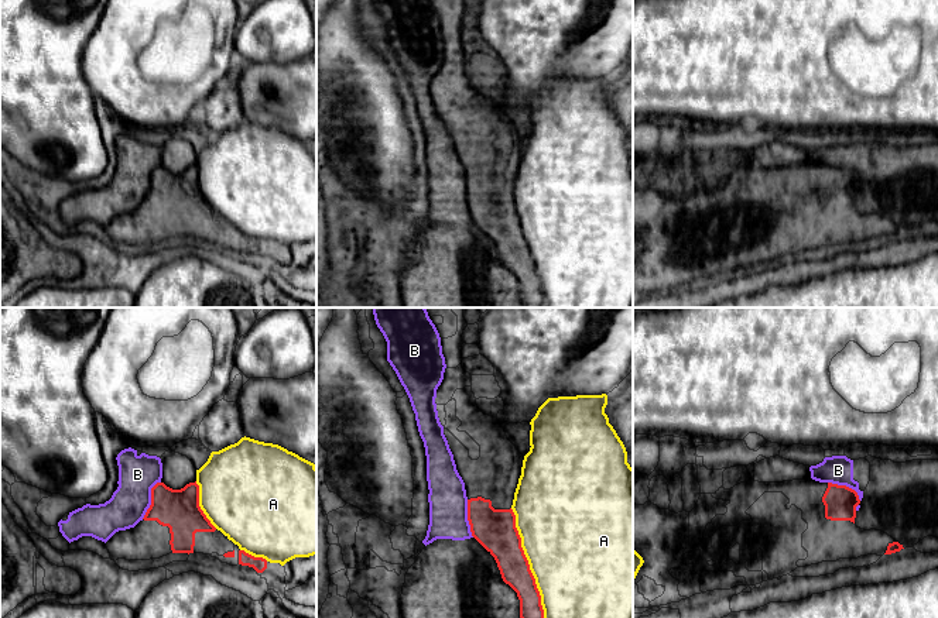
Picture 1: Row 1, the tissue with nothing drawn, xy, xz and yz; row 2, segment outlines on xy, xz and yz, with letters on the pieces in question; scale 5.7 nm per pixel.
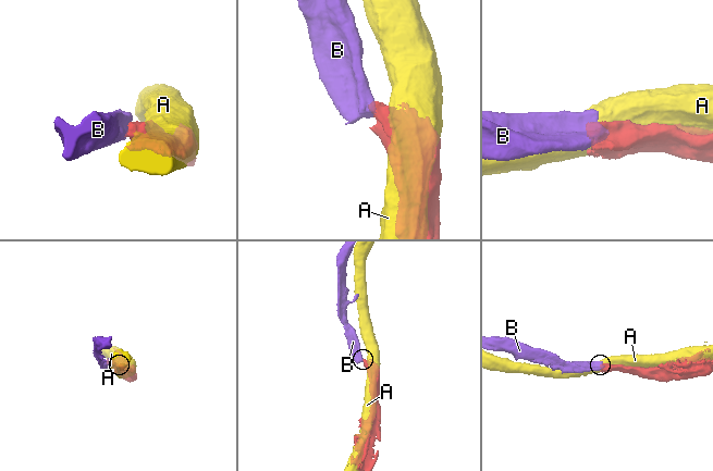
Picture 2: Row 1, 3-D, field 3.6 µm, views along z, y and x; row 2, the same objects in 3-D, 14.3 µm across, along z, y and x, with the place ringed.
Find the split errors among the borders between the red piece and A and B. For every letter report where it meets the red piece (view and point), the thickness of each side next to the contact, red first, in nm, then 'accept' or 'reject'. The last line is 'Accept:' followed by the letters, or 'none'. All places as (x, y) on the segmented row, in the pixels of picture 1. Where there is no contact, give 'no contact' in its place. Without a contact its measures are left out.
A: meets red in xz at (527, 563); 220 nm thick on the red side, 480 nm on the other; reject
B: meets red in xy at (151, 500); 240 nm thick on the red side, 220 nm on the other; reject
Accept: none

